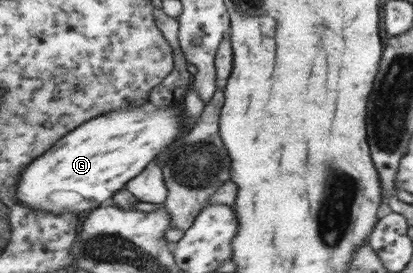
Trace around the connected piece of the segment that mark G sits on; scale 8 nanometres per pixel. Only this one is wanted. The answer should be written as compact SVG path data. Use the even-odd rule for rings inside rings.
M172 104L162 107L152 105L140 107L124 107L104 115L89 119L60 138L48 151L34 158L20 174L16 188L16 197L20 203L38 211L49 211L50 214L76 213L84 216L101 205L109 203L113 195L135 178L159 153L181 138L192 126L186 122L185 116L180 118L176 106Z

